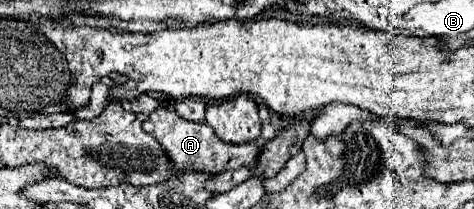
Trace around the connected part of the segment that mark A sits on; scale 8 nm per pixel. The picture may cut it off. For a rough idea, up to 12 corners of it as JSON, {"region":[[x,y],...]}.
{"region":[[157,108],[143,130],[177,172],[253,166],[261,148]]}

